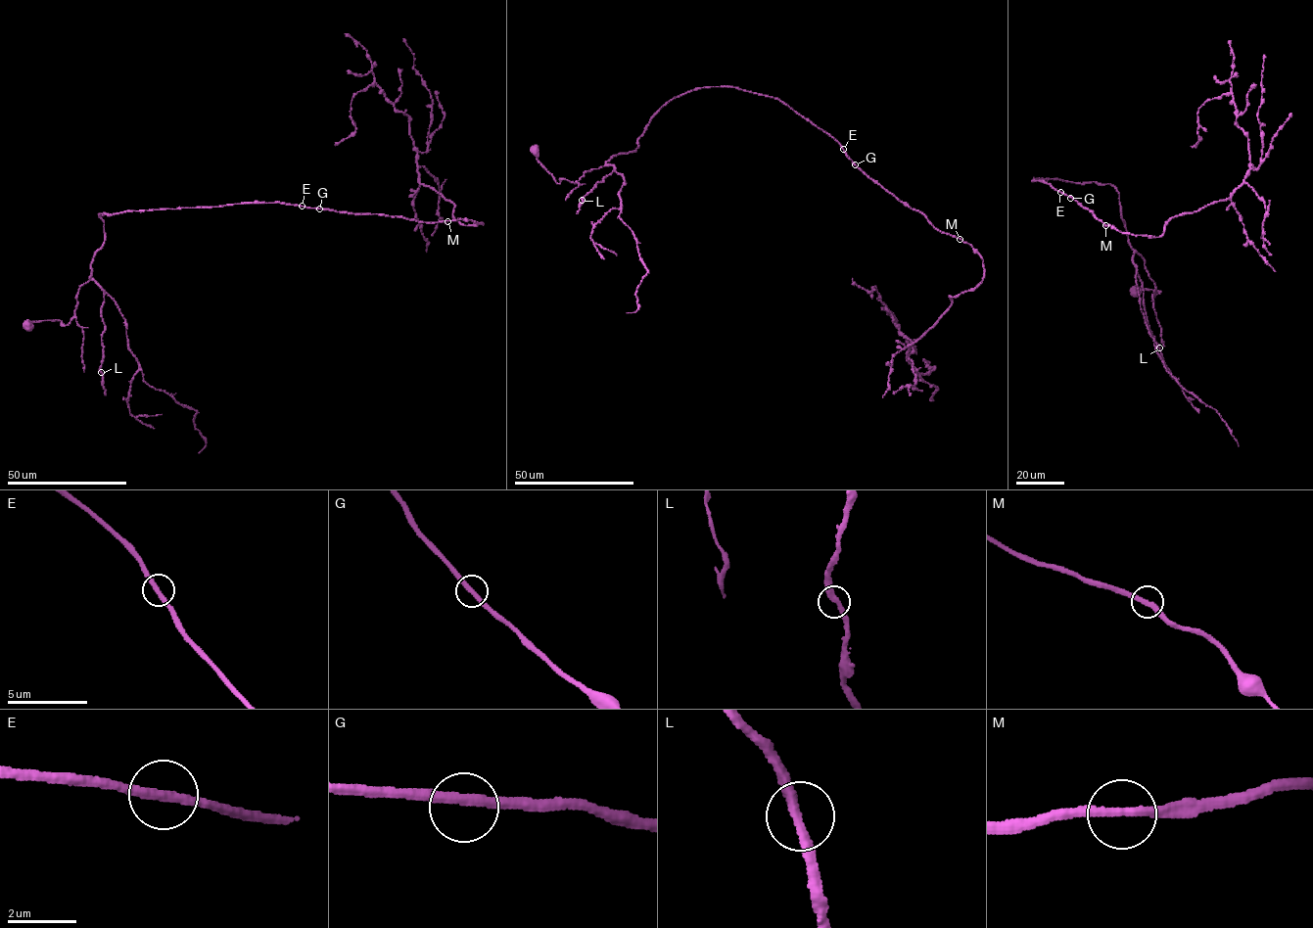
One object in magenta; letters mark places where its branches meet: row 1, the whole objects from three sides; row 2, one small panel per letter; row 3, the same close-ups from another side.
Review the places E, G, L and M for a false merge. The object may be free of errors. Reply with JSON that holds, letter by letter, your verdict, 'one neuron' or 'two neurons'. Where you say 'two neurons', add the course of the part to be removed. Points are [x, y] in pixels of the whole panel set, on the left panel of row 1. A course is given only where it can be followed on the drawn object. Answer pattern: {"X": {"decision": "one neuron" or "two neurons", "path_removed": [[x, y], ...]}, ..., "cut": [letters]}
{"E": {"decision": "one neuron"}, "G": {"decision": "one neuron"}, "L": {"decision": "one neuron"}, "M": {"decision": "one neuron"}, "cut": []}

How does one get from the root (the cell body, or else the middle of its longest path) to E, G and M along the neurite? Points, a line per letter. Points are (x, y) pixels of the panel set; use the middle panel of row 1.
E: (535, 150), (557, 183), (575, 182), (635, 150), (671, 100), (716, 86), (778, 99), (843, 149)
G: (535, 150), (557, 183), (574, 183), (635, 150), (671, 100), (733, 87), (778, 99), (855, 164)
M: (535, 150), (557, 183), (574, 183), (635, 150), (674, 98), (738, 87), (778, 99), (961, 238)

